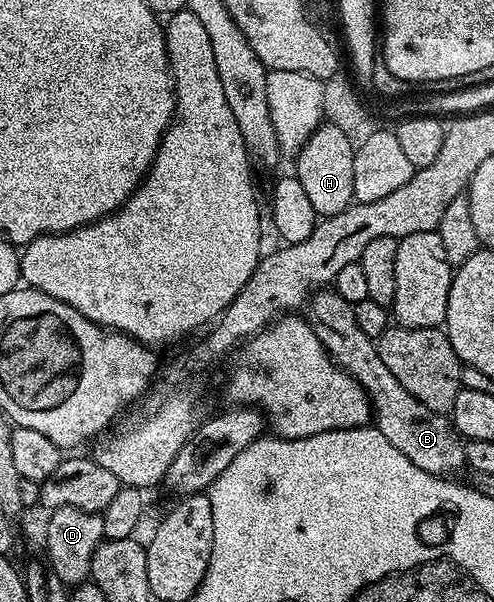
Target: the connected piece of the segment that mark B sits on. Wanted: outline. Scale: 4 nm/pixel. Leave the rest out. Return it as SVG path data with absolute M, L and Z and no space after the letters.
M321 287L310 296L308 309L313 329L321 340L321 346L328 351L329 358L344 373L354 377L369 396L375 428L394 447L399 447L399 451L403 451L403 455L407 455L415 467L423 467L423 471L445 477L453 475L456 469L464 470L465 441L454 429L452 420L446 414L423 407L423 403L419 403L419 399L415 399L415 395L411 395L411 391L407 391L407 387L403 387L403 383L399 383L399 379L387 371L387 363L379 359L376 340L367 336L363 327L355 323L355 311L347 299L339 296L332 287Z

